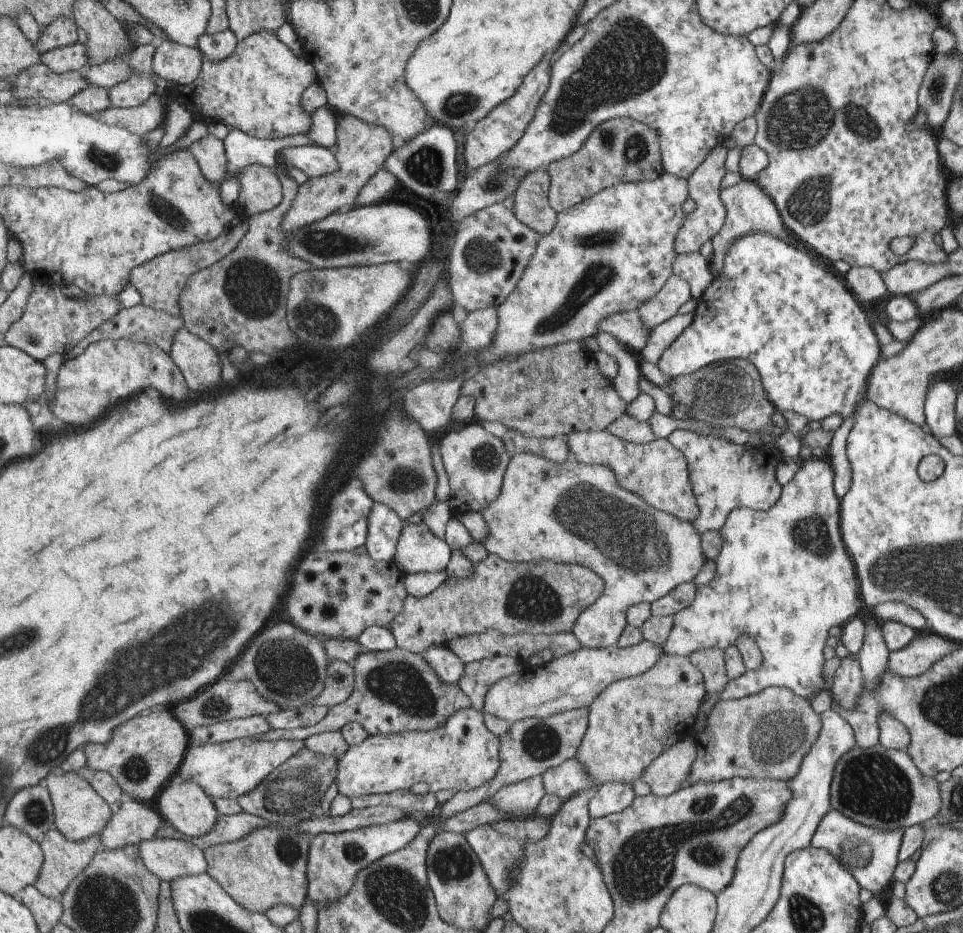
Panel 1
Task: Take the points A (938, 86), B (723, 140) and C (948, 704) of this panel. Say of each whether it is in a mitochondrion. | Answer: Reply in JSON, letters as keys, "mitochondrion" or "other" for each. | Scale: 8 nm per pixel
{"A":"mitochondrion","B":"other","C":"mitochondrion"}

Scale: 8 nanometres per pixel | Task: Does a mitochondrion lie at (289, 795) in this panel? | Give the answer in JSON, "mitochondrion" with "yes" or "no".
{"mitochondrion":"yes"}

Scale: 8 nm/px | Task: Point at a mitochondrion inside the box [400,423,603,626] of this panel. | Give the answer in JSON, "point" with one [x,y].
{"point":[487,457]}

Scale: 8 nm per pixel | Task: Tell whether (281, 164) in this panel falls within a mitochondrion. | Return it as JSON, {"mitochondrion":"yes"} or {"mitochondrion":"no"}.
{"mitochondrion":"no"}

